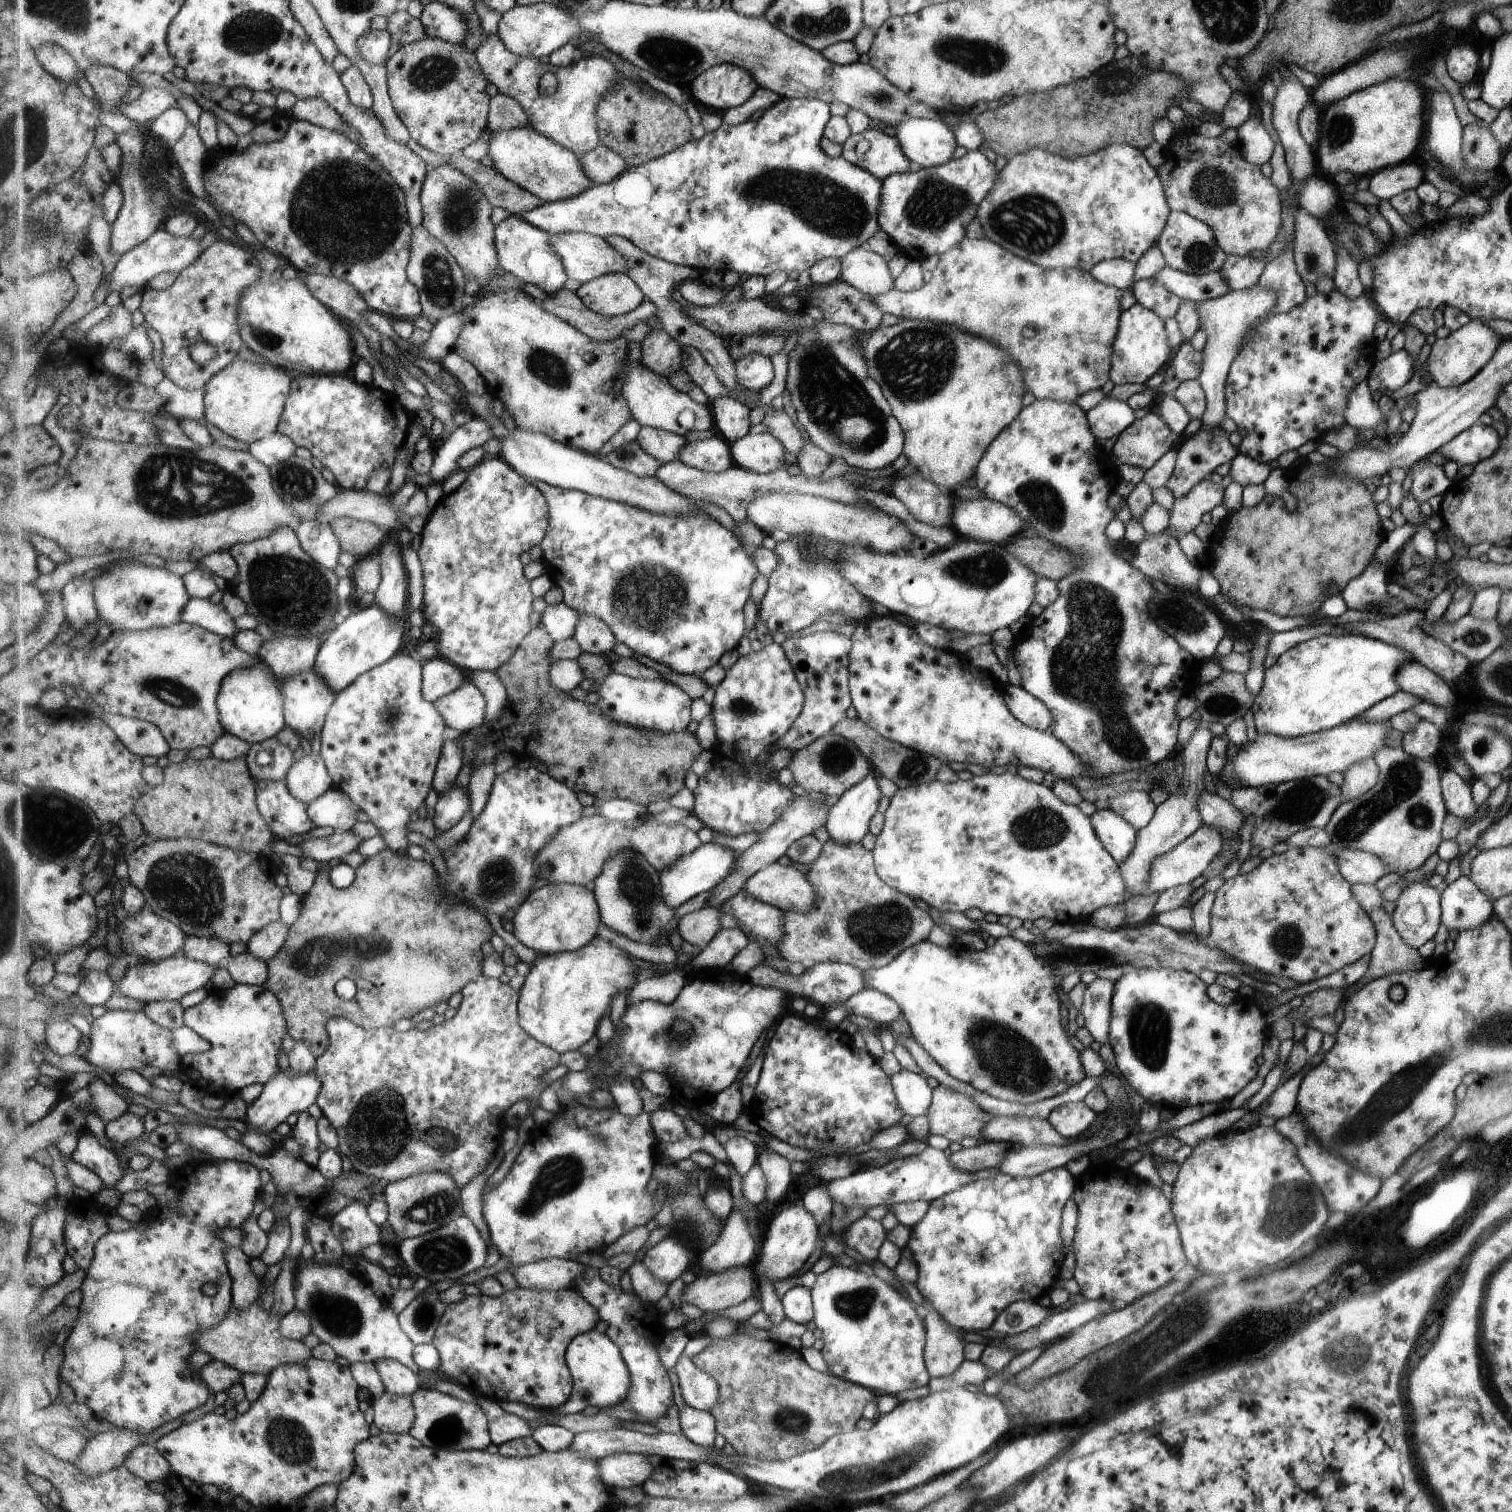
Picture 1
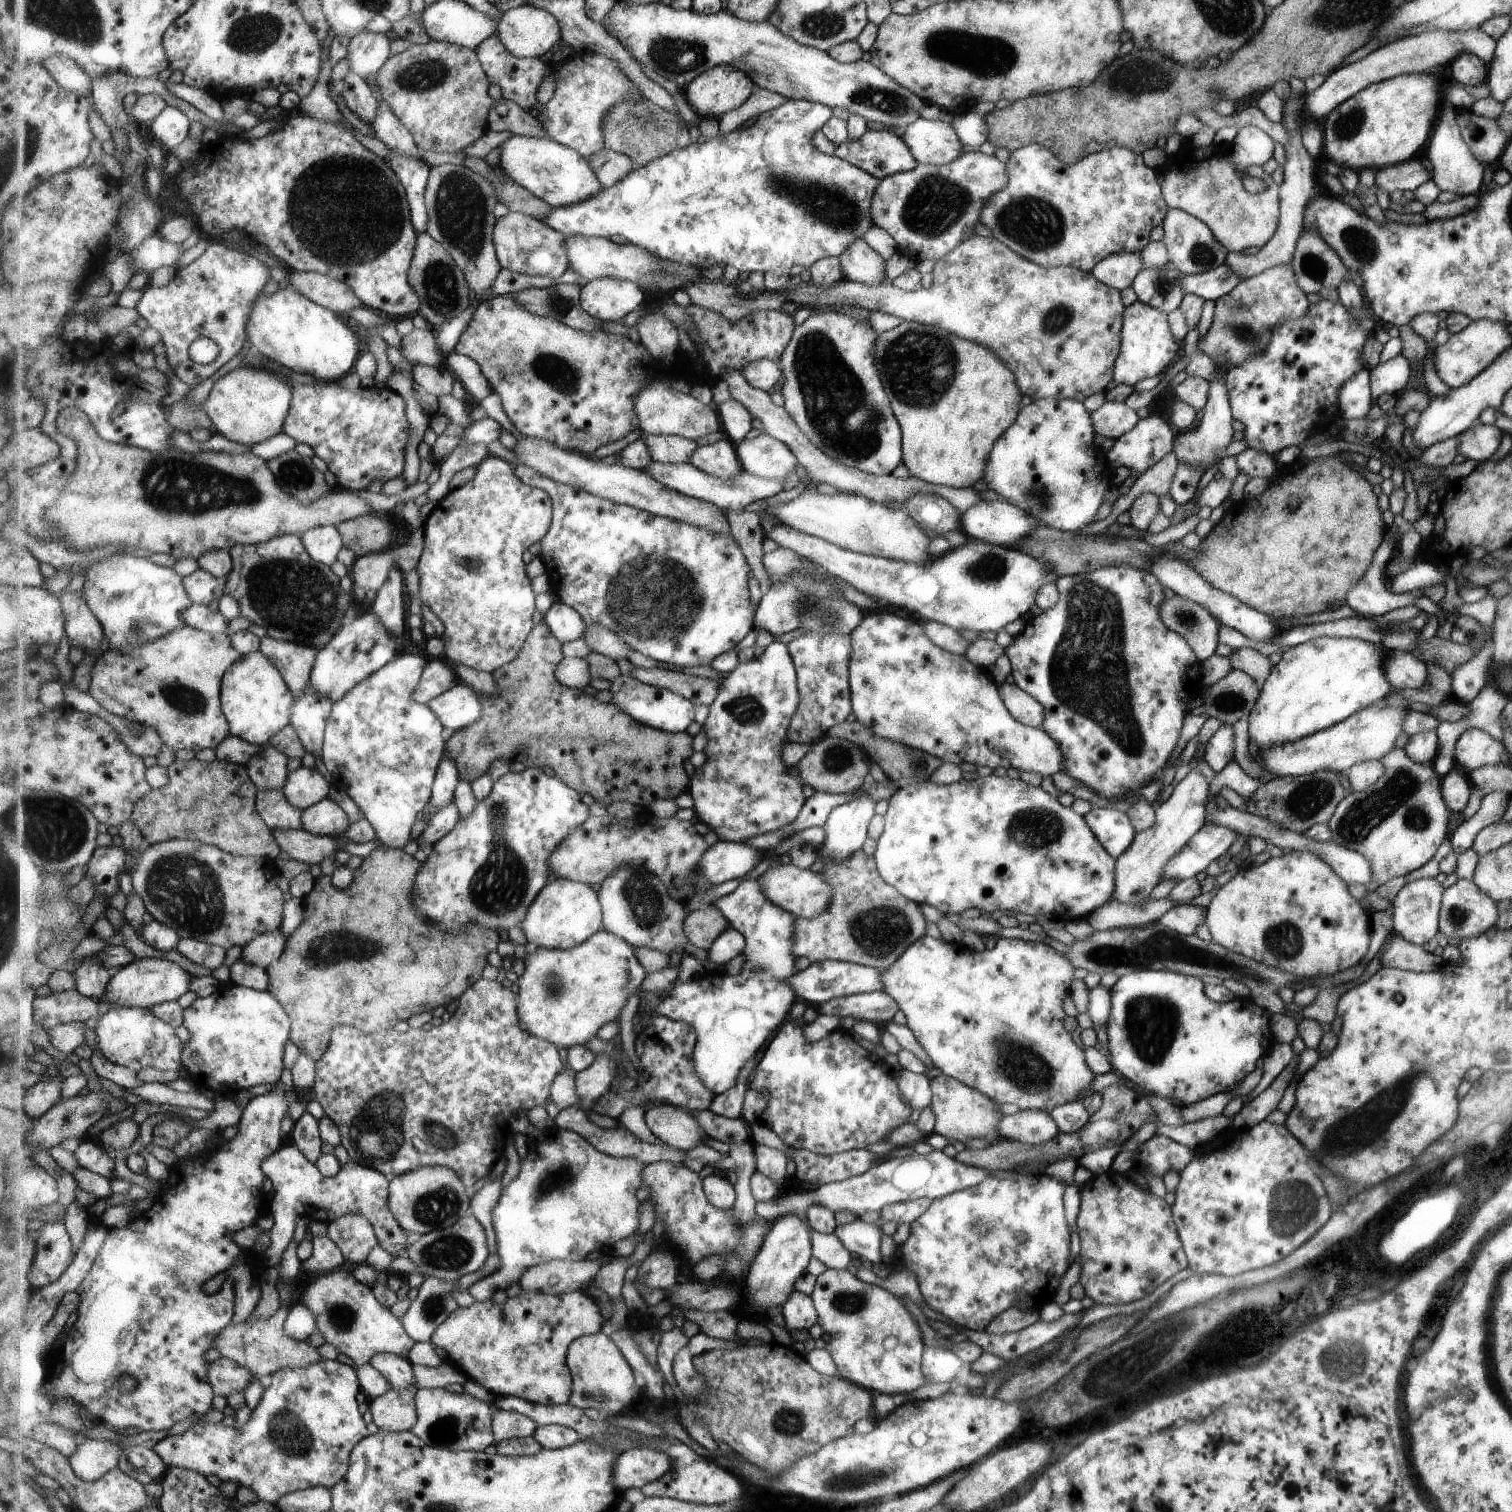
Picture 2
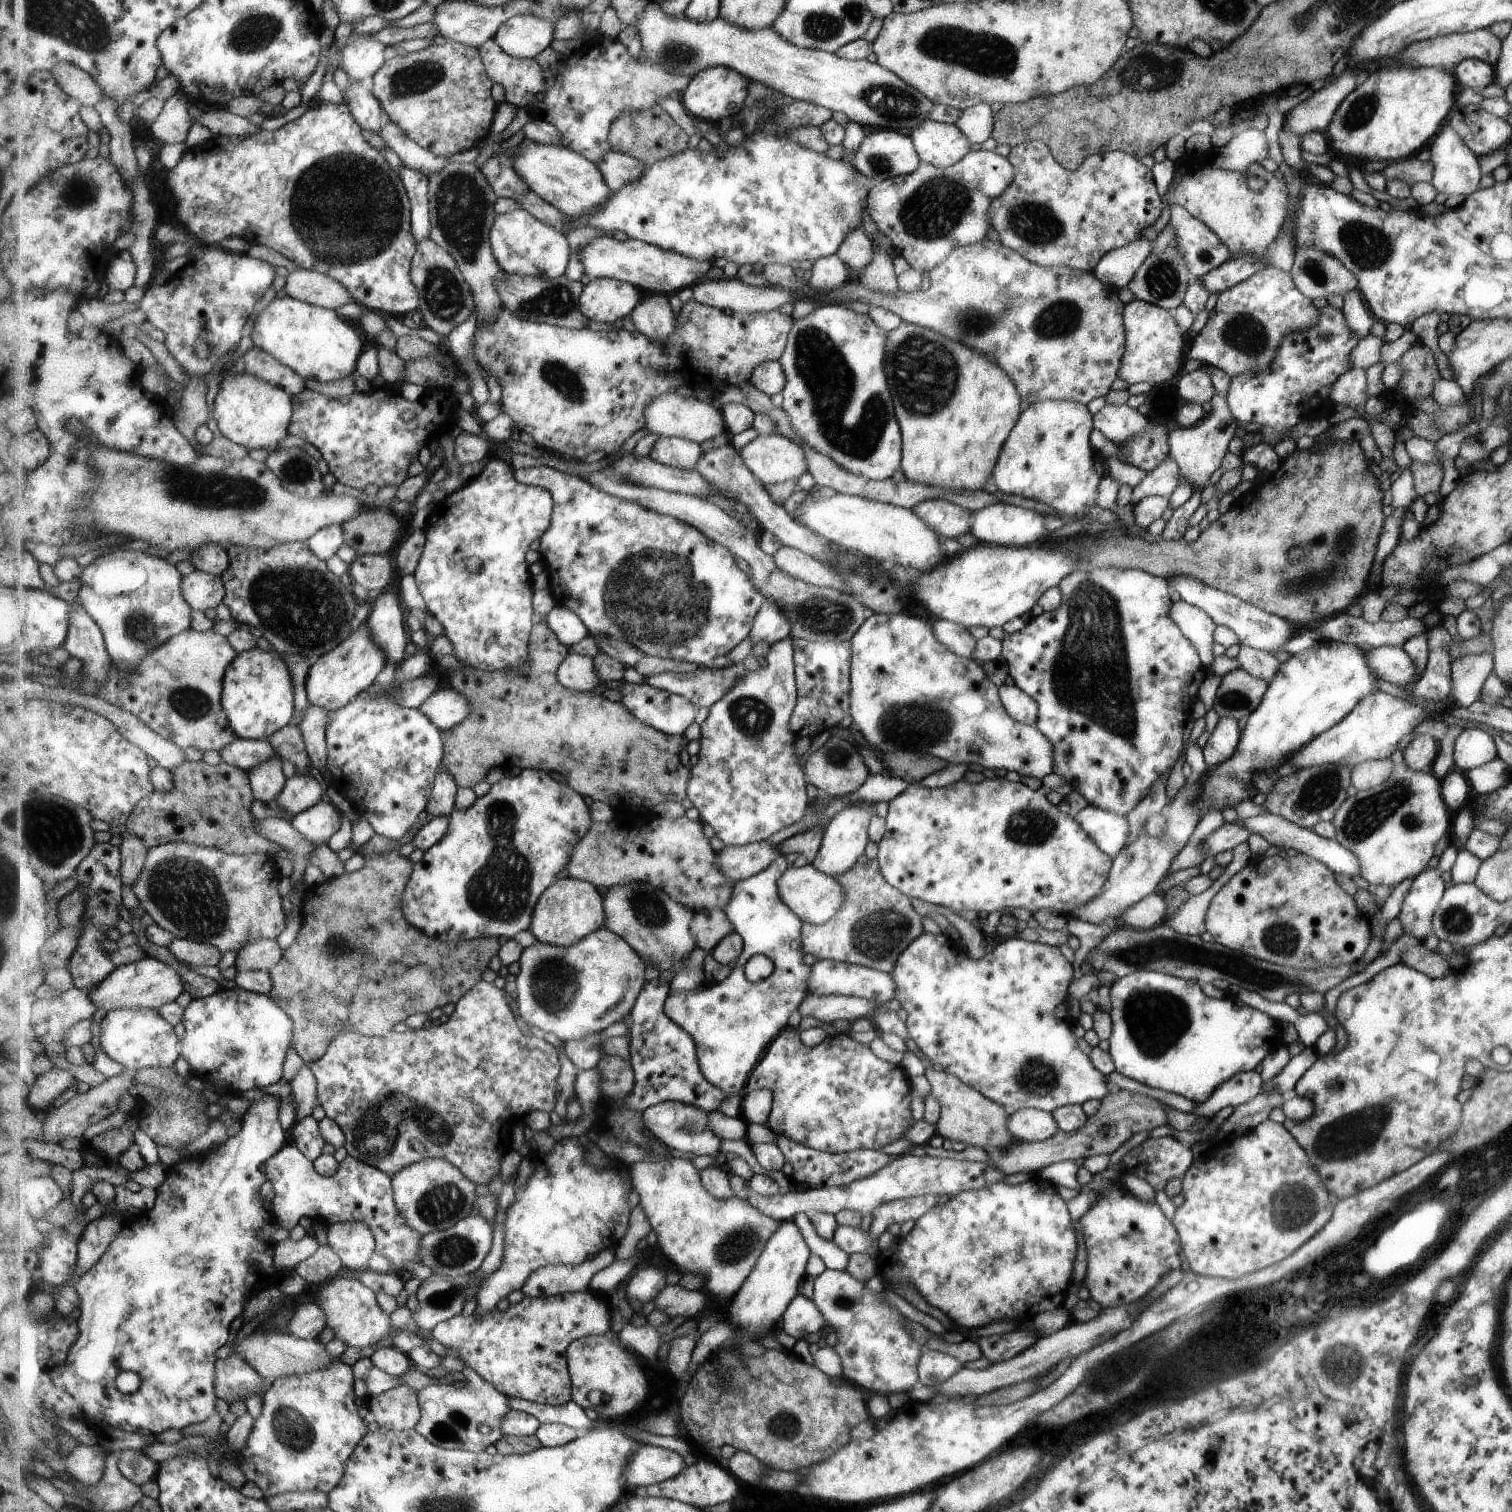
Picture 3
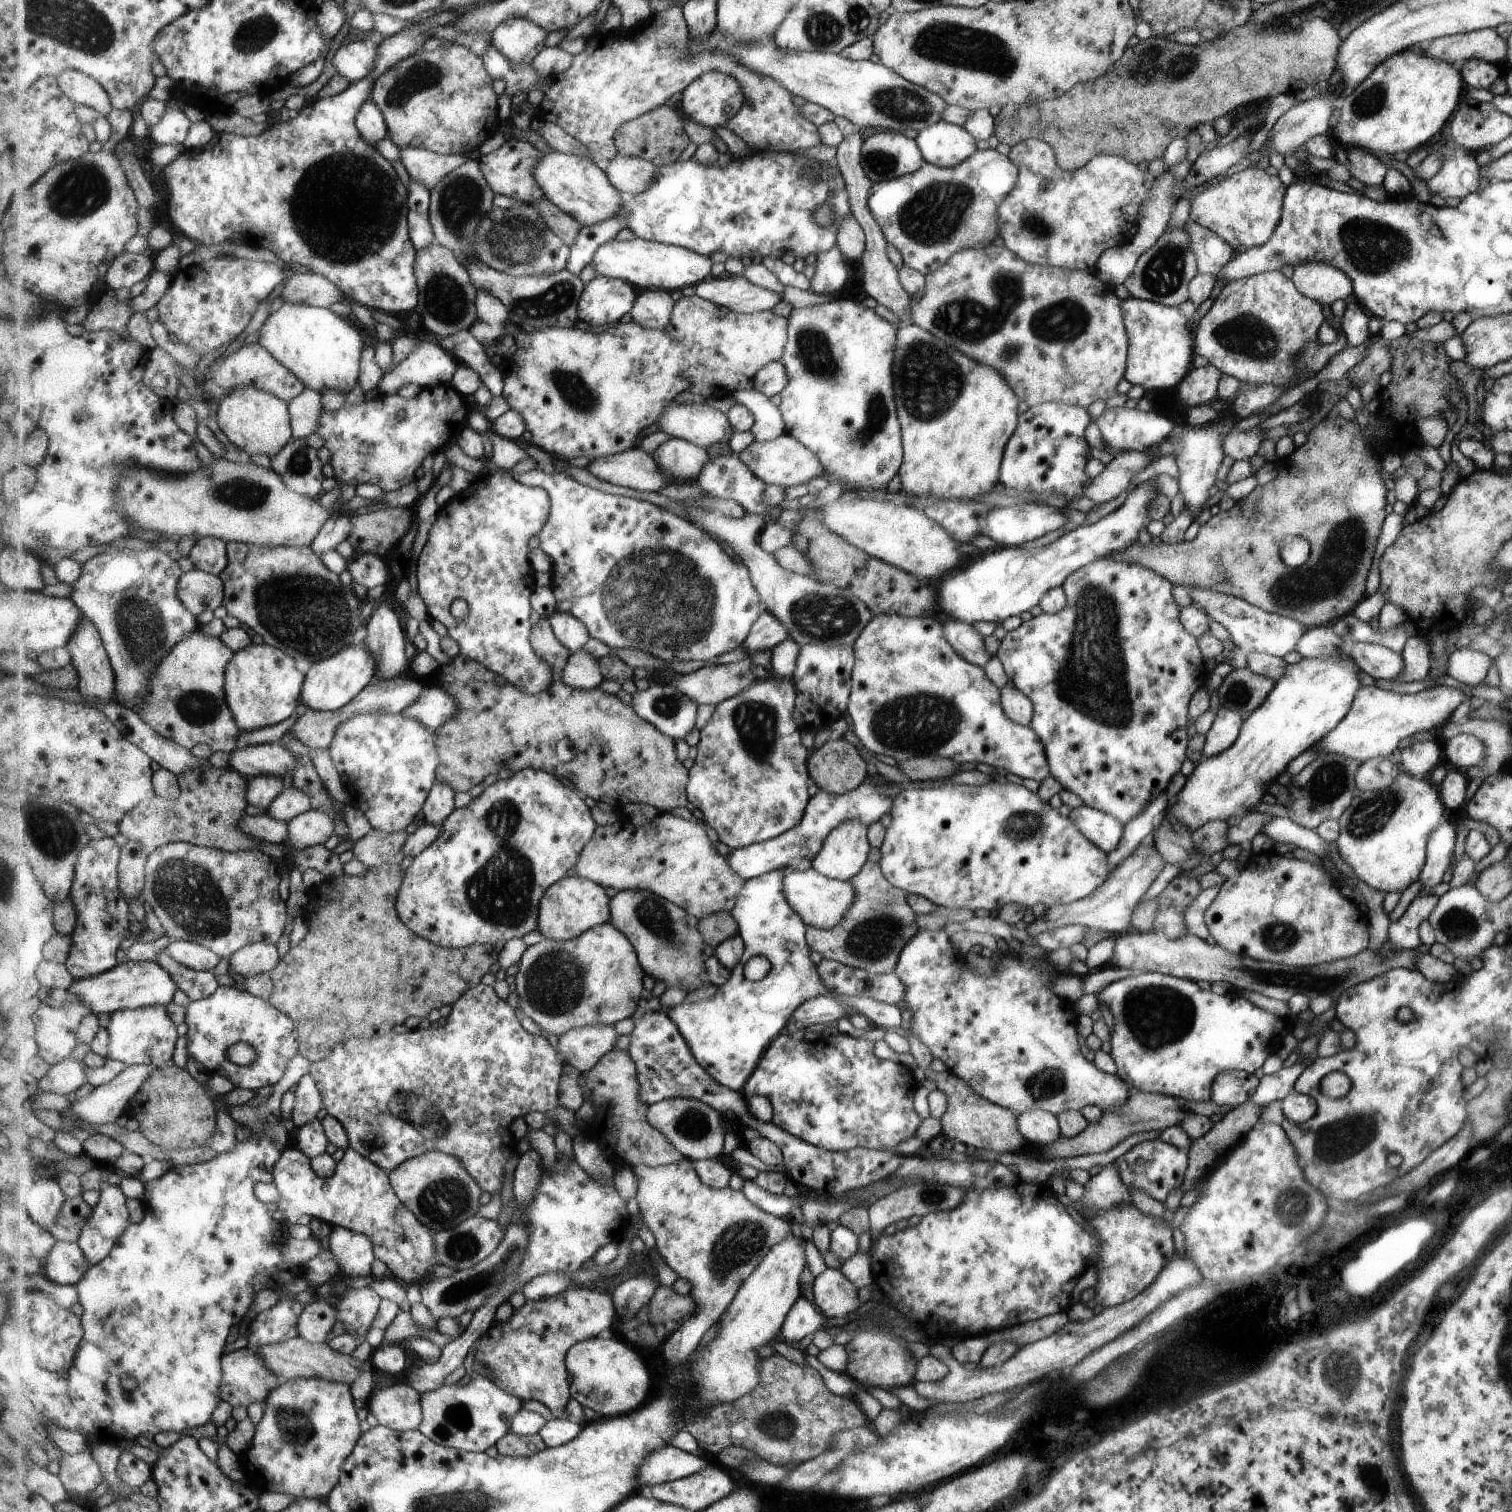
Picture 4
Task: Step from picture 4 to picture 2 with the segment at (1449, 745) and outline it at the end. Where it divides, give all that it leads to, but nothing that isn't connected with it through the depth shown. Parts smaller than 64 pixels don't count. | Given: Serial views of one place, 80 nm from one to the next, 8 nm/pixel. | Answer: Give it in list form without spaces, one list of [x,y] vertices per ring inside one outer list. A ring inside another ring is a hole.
[[[1482,728],[1464,730],[1454,744],[1454,761],[1456,767],[1467,773],[1483,765],[1507,763],[1501,752],[1504,746],[1491,738]]]

